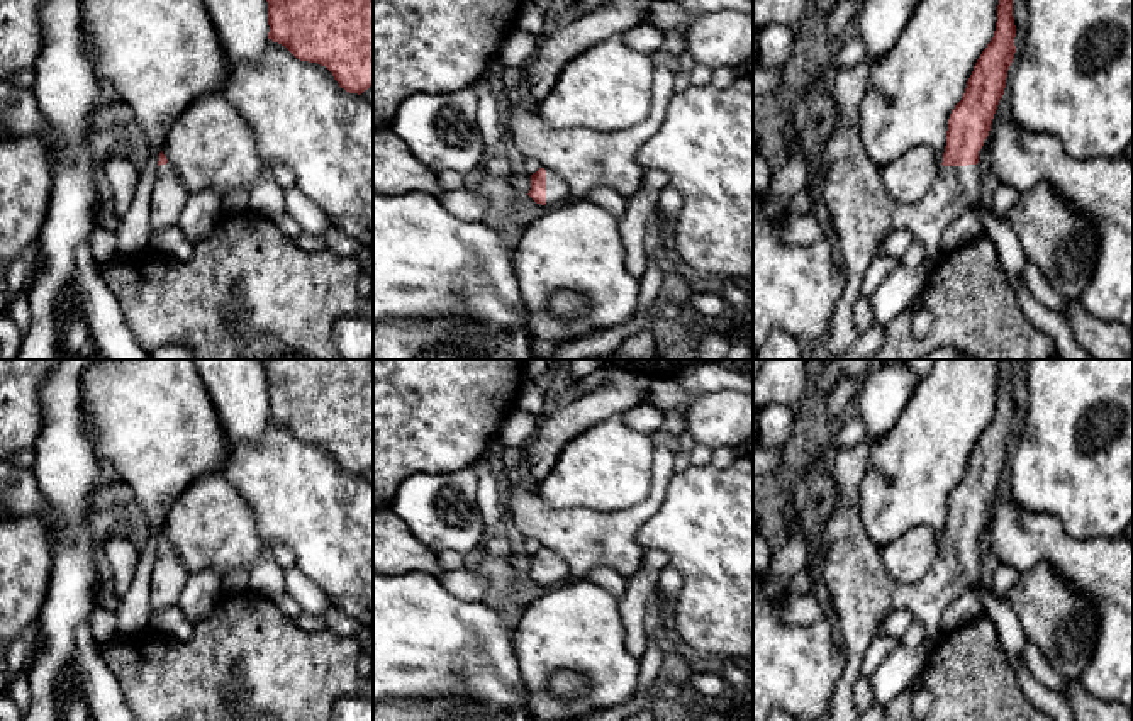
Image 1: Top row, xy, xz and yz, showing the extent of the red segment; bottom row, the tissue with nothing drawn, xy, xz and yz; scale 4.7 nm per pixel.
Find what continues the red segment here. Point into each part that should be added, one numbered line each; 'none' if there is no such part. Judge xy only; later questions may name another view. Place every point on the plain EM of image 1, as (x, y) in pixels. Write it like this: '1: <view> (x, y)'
1: xy (168, 577)

